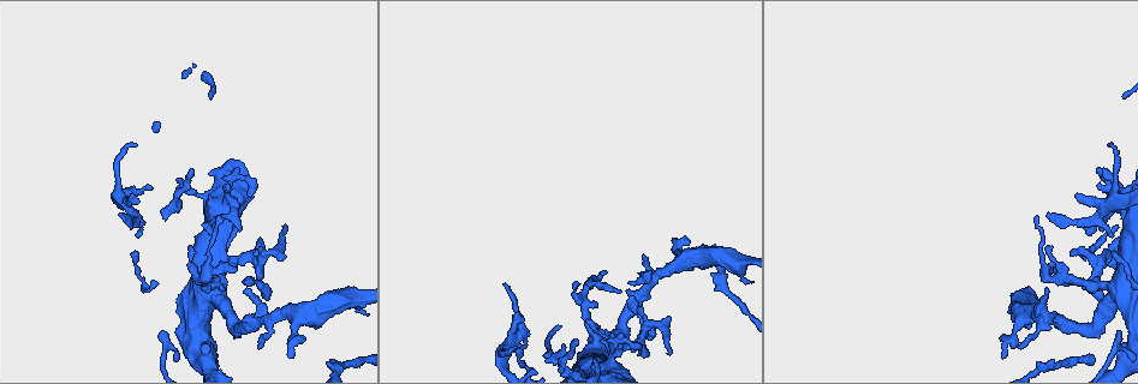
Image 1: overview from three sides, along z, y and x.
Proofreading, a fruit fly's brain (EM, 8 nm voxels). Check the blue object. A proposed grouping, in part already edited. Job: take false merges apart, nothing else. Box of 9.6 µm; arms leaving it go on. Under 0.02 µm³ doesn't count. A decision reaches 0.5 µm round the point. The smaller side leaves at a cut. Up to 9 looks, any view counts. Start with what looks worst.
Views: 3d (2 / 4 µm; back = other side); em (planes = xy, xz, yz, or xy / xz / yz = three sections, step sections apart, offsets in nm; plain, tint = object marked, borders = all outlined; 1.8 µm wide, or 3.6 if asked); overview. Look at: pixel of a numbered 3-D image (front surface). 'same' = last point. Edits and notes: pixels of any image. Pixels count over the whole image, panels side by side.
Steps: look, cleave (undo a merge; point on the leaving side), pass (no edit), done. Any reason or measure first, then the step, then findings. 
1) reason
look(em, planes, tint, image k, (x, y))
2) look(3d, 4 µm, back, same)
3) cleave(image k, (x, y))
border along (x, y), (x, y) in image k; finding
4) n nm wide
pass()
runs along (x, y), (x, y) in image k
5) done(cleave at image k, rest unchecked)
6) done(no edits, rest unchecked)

abrupt turn
look(3d, 4 µm, image 1, (611, 366))

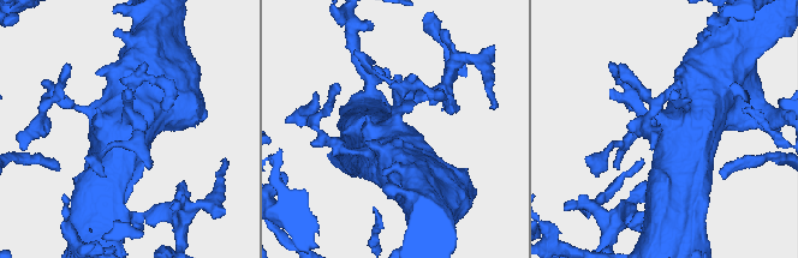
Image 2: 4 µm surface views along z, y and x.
look(em, planes, tint, image 2, (398, 128))

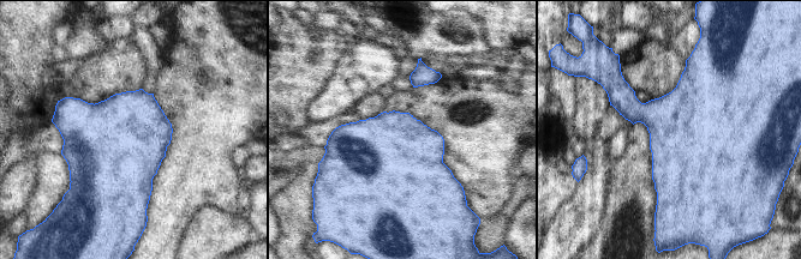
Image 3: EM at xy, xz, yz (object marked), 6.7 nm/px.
600 nm wide
pass()
all the same neuron

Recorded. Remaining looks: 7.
a fork
look(3d, 4 µm, image 1, (1098, 264))

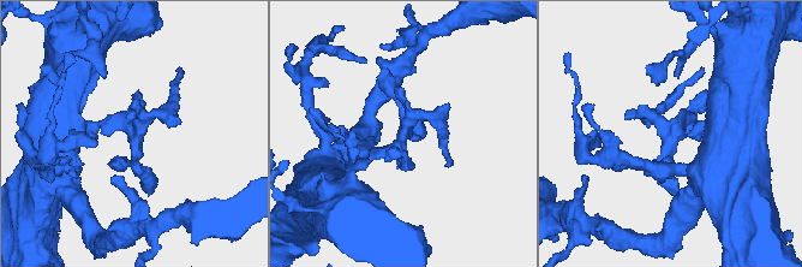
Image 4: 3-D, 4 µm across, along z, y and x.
look(em, xy, step 4, tint, image 4, (135, 132))

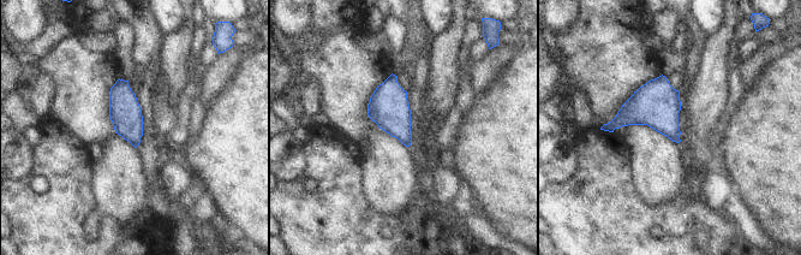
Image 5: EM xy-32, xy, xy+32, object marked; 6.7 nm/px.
cut it another way
look(em, planes, tint, same)

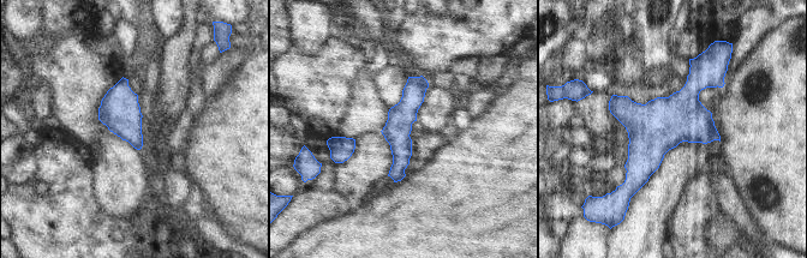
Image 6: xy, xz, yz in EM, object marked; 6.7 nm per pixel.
180 nm wide
pass()
runs along (698, 65), (632, 191) in image 6; one neuron here

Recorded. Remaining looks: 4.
sharp bend
look(em, planes, tint, image 1, (203, 274))

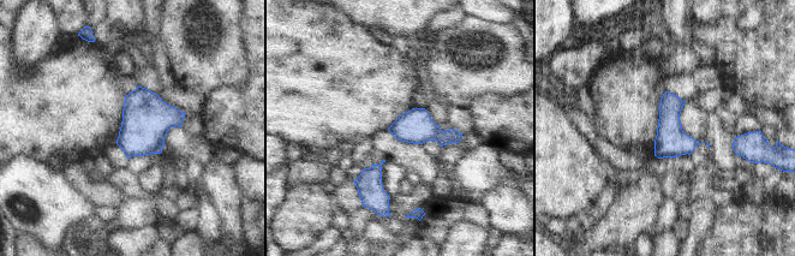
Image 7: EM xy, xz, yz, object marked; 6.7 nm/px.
220 nm wide
pass()
all the same neuron

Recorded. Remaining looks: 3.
sharp bend
look(3d, 2 µm, image 1, (124, 202))

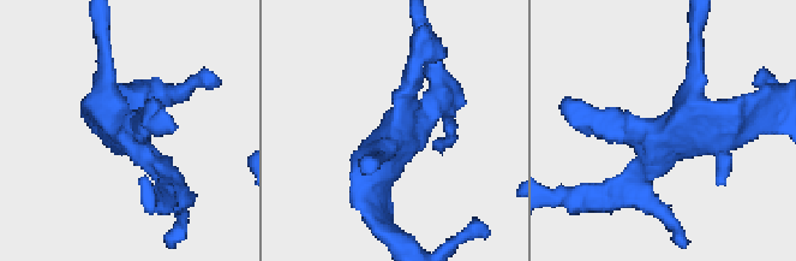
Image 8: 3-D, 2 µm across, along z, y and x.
now the EM
look(em, planes, plain, image 8, (399, 121))

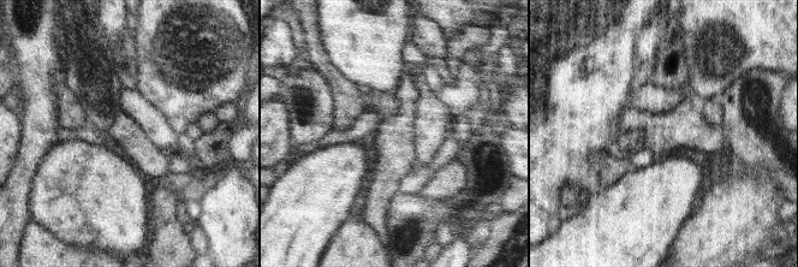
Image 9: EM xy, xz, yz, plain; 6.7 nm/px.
look(em, planes, borders, same)

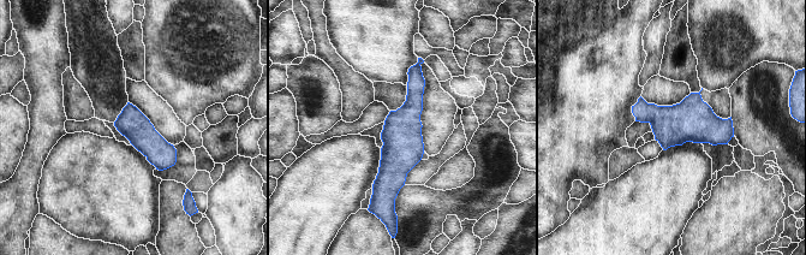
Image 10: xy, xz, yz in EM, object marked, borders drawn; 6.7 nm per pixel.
pass()
runs along (417, 67), (389, 196) in image 10; continuous, no second neuron

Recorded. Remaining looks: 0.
done(no edits, rest unchecked)

